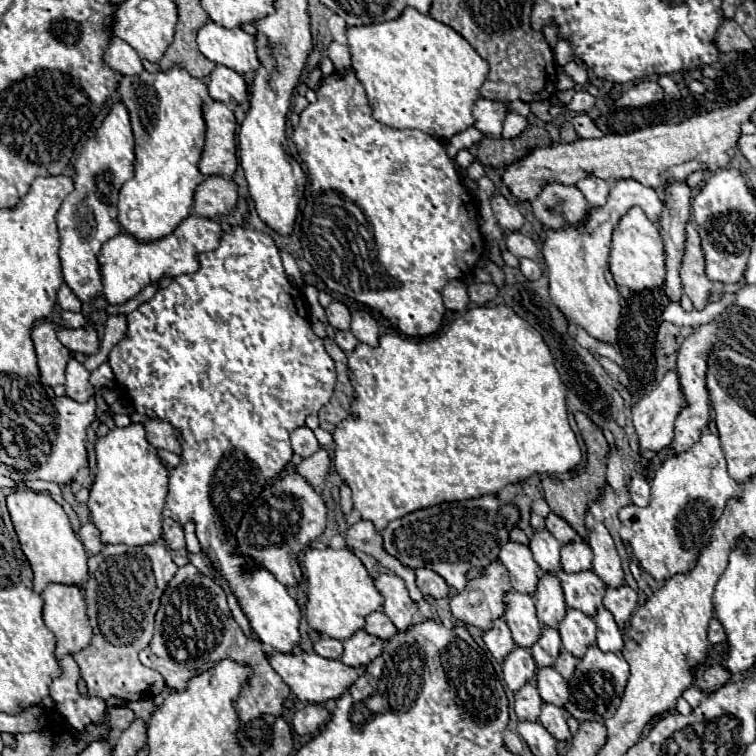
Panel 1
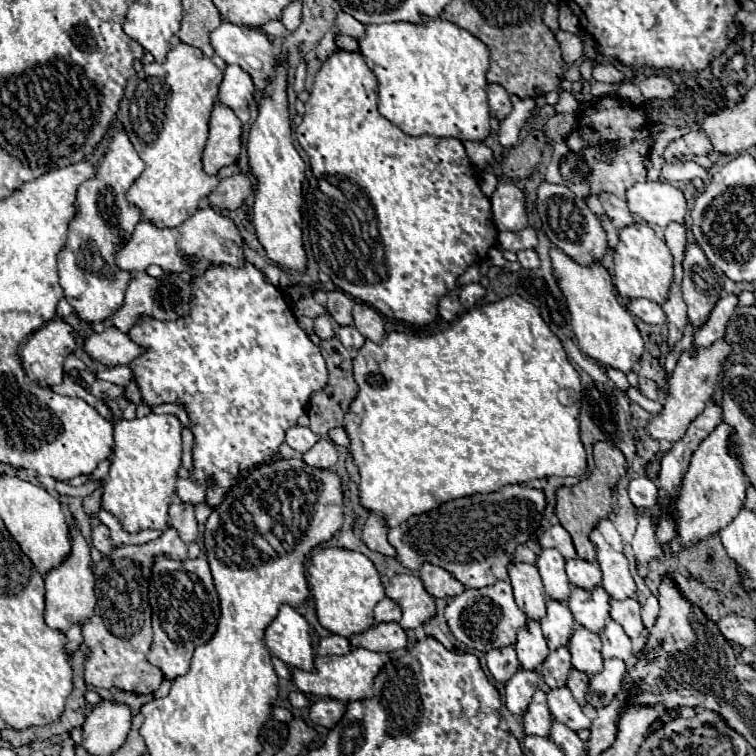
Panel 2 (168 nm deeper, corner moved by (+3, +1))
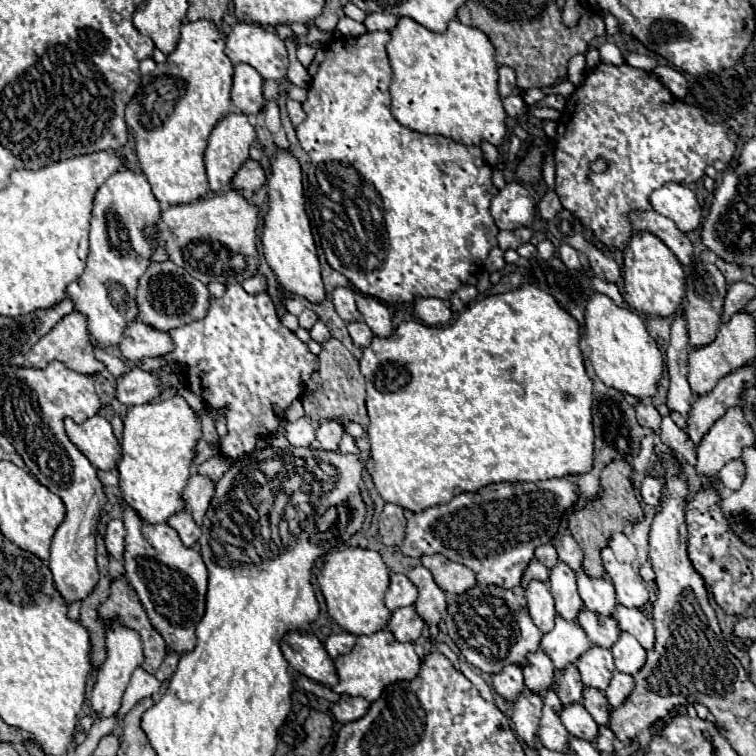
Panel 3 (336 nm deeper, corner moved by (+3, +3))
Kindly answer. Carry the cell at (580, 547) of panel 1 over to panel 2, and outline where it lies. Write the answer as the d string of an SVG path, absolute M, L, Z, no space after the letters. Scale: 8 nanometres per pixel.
M584 559L566 561L566 573L574 587L582 587L584 591L592 591L602 585L602 571L596 563L588 563Z

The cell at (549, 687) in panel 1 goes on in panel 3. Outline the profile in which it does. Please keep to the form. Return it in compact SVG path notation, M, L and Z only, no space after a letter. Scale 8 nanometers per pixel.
M582 703L564 705L562 711L560 711L560 719L562 719L562 723L564 723L564 727L568 729L570 735L582 737L582 739L594 743L594 739L598 735L598 725L590 717L590 713L582 707Z

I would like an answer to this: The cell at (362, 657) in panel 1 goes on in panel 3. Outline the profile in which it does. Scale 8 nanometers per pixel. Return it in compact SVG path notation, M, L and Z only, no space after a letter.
M414 607L396 609L388 621L388 631L396 641L416 641L422 633L422 619L414 613Z

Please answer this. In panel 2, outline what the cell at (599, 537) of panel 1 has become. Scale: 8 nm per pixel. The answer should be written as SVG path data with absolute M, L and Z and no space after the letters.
M598 529L592 531L590 541L596 545L598 565L604 575L604 589L612 599L630 599L636 597L636 583L632 579L628 559L622 553L616 553L600 535Z

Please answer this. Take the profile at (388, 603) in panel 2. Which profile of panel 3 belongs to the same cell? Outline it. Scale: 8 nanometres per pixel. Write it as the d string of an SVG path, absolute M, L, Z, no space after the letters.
M394 573L390 579L390 587L386 591L386 599L384 599L386 607L390 611L400 609L400 607L410 607L410 605L414 605L416 597L418 597L418 591L414 589L414 585L410 585L408 577Z

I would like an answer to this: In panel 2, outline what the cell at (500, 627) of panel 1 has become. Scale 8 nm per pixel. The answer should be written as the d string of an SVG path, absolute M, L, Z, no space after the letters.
M514 647L488 651L486 653L486 665L490 669L490 675L500 683L508 683L510 675L514 675L514 671L518 671L518 667L520 667Z

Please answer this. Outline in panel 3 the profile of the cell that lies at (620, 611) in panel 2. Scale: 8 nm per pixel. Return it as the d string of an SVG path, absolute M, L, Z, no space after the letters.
M616 605L614 617L616 617L620 629L634 635L644 649L654 647L654 627L652 627L652 621L642 613L642 609Z

